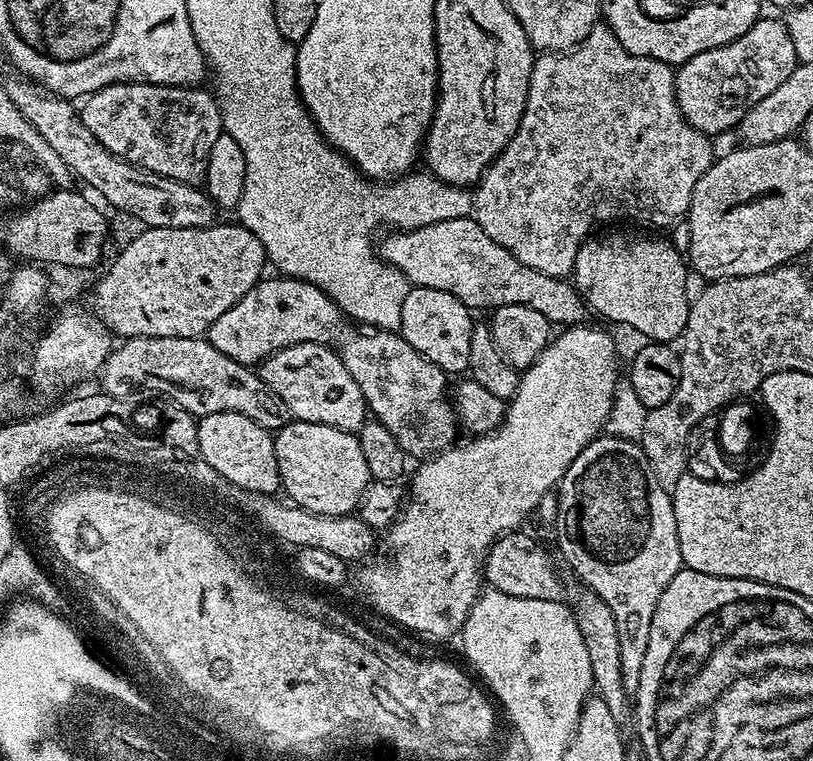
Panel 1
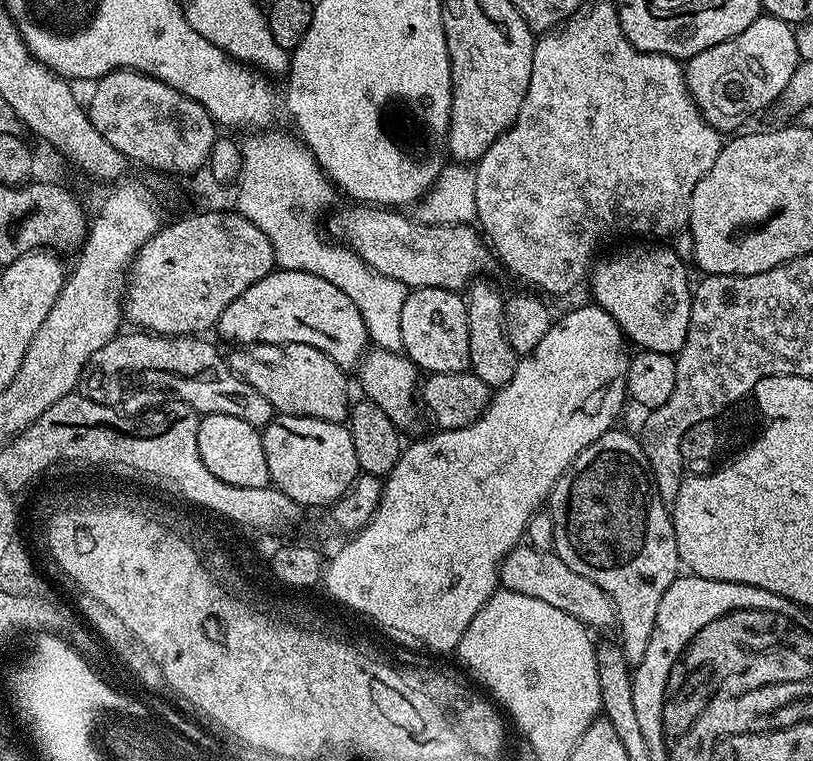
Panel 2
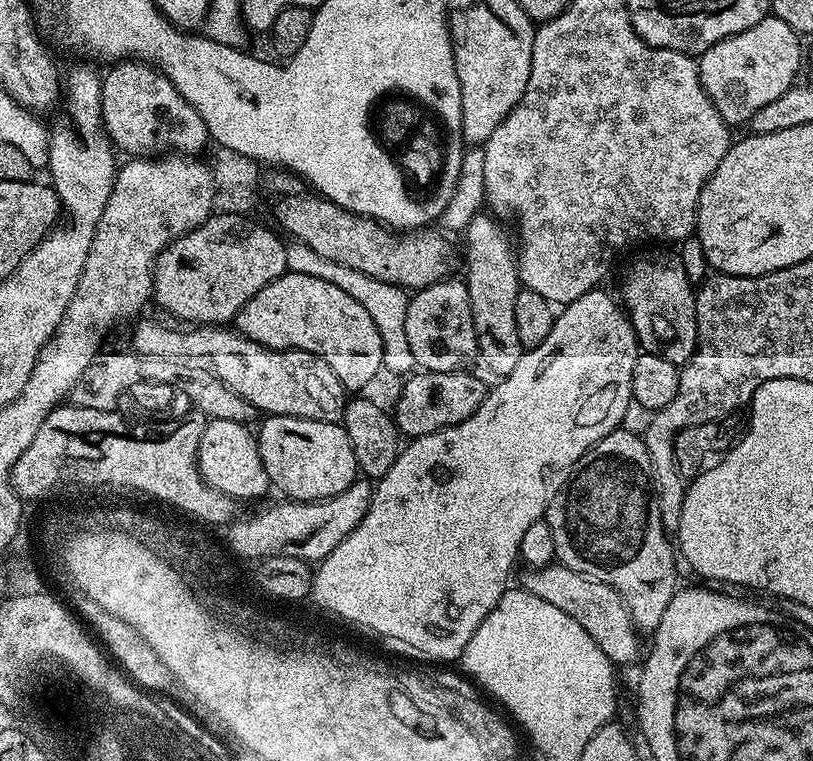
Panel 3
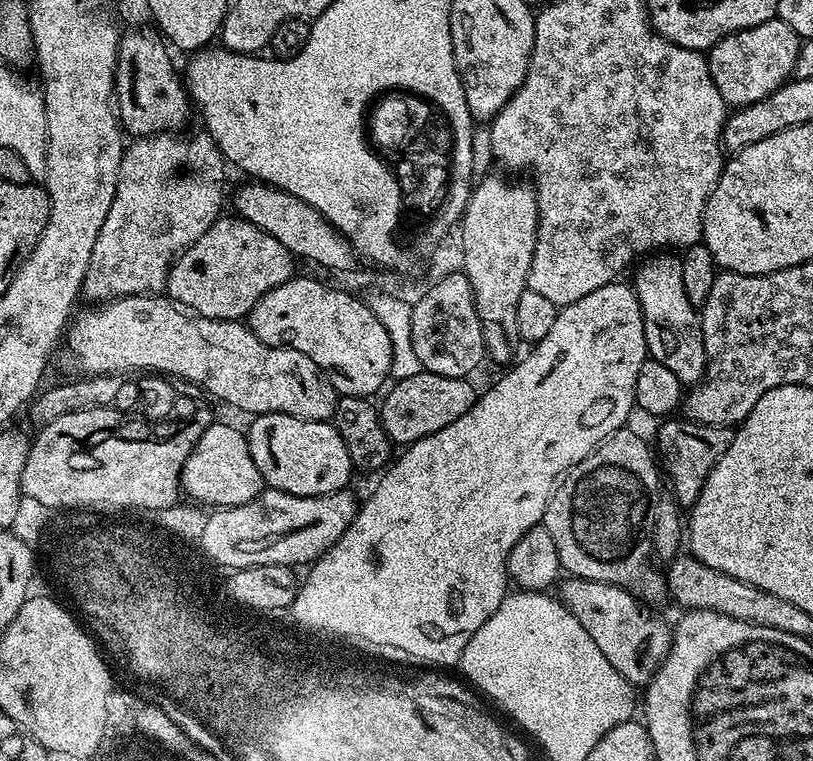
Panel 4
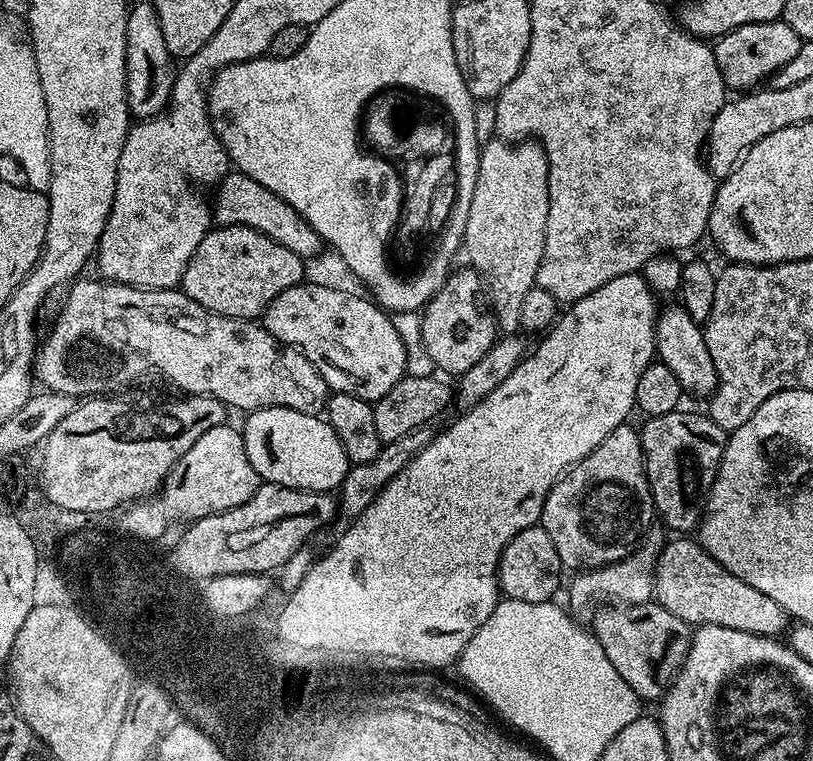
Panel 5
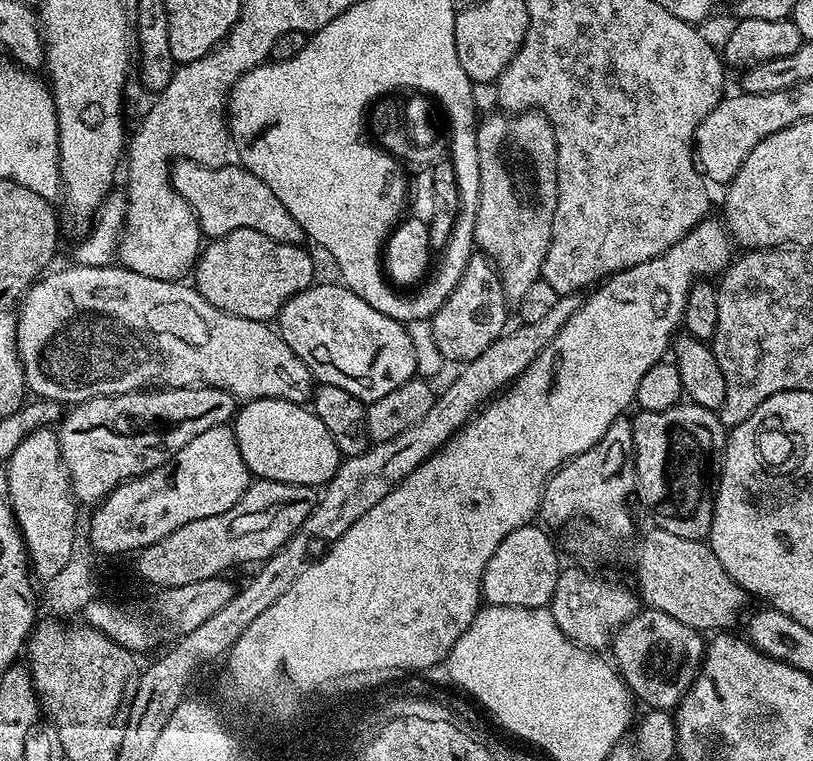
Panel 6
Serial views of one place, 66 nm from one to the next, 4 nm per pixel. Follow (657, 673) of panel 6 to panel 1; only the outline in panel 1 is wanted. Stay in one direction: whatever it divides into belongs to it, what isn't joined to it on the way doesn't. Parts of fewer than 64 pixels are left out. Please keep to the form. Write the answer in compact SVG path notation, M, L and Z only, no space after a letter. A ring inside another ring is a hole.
M524 530L507 532L492 543L492 551L488 553L484 567L482 569L483 579L489 589L510 594L514 598L538 598L539 600L560 600L563 597L564 584L560 581L560 576L556 573L556 568L552 565L552 556L535 540L532 536L527 536Z

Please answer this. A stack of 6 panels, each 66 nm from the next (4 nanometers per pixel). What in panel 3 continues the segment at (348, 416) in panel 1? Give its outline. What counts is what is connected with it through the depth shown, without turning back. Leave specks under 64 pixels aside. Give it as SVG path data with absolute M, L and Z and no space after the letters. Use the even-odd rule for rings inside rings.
M156 320L135 321L136 333L132 336L131 347L142 356L160 356L163 358L180 358L183 352L189 352L192 356L205 356L207 367L221 380L234 394L246 398L257 413L268 416L297 416L307 420L331 420L339 421L344 414L346 403L346 389L342 382L326 366L323 356L315 356L309 352L297 352L295 350L281 350L278 348L267 348L242 333L228 326L196 326L192 332L179 332L176 328L167 328Z

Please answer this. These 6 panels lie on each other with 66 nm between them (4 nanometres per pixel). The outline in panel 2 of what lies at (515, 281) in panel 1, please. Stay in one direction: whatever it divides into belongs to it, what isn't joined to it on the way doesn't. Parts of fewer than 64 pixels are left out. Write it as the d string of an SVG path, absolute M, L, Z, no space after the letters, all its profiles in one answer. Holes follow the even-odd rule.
M384 206L348 207L352 208L344 208L341 212L333 211L327 217L327 235L335 243L349 248L354 255L362 258L362 262L366 262L379 276L394 278L402 282L405 289L445 288L451 292L460 292L467 289L477 278L483 277L480 275L487 270L488 263L493 263L493 253L475 227L466 224L421 224L419 219L407 220L402 213L392 212L396 210L389 210Z

